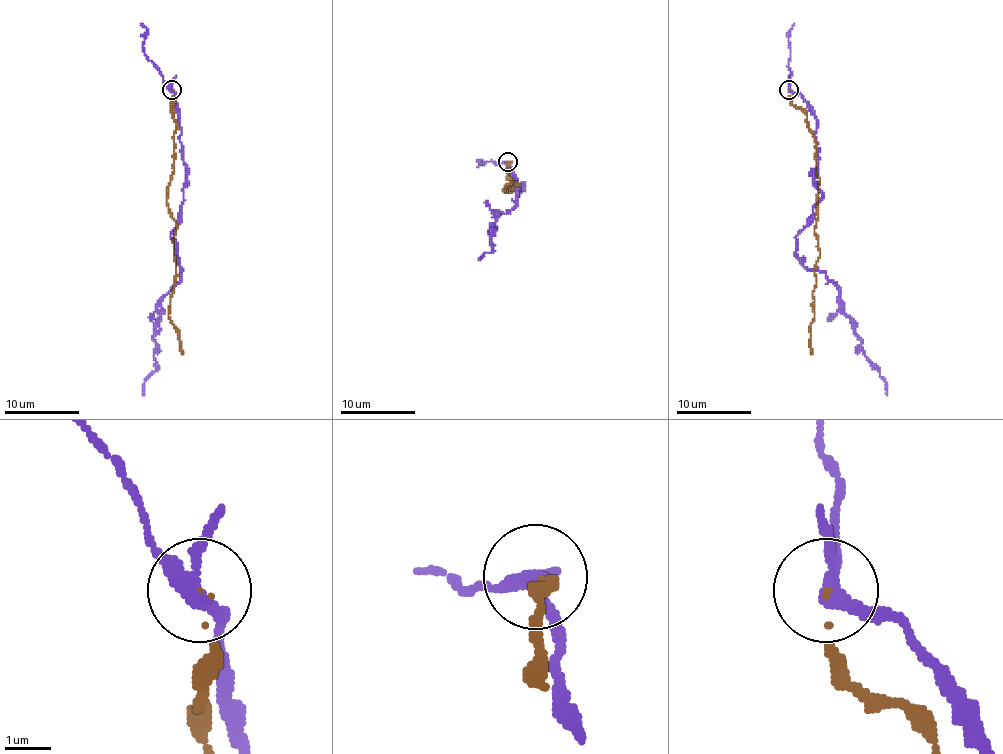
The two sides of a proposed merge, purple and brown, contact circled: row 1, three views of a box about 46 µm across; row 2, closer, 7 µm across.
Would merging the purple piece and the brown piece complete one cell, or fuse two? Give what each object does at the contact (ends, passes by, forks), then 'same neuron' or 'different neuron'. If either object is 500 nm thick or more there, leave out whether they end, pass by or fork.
purple forks; brown ends; different neuron

